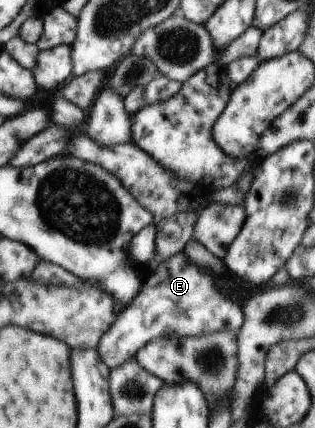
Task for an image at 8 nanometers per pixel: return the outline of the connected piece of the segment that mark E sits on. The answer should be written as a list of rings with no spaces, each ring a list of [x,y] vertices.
[[[184,252],[167,258],[151,276],[149,290],[145,290],[141,298],[133,300],[133,306],[127,306],[116,316],[115,324],[97,344],[97,351],[112,370],[125,364],[148,342],[161,336],[205,336],[223,330],[239,334],[245,322],[242,306],[219,288],[213,276],[205,268],[193,264]]]

